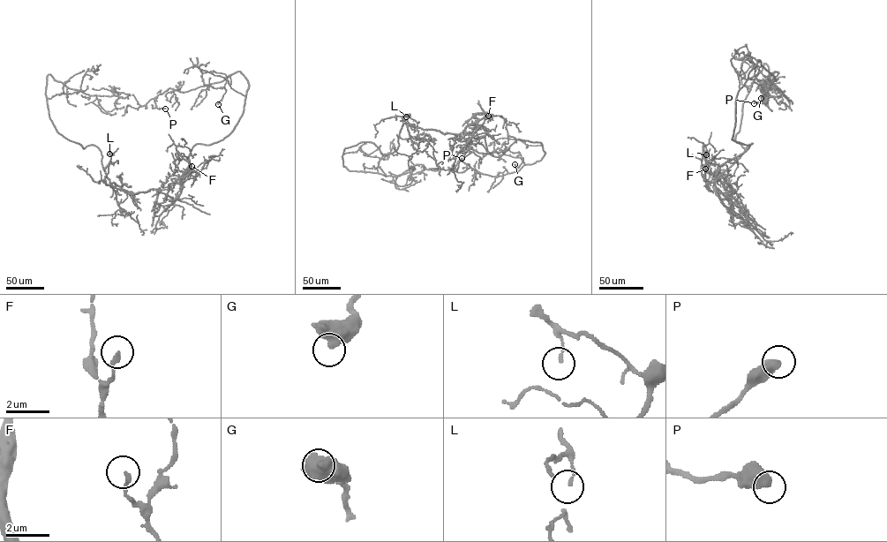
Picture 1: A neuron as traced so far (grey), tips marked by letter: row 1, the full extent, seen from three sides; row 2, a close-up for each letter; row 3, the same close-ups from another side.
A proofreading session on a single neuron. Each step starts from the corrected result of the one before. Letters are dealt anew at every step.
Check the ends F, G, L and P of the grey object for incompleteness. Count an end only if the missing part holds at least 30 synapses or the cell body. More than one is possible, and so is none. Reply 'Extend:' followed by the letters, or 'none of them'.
Extend: none of them

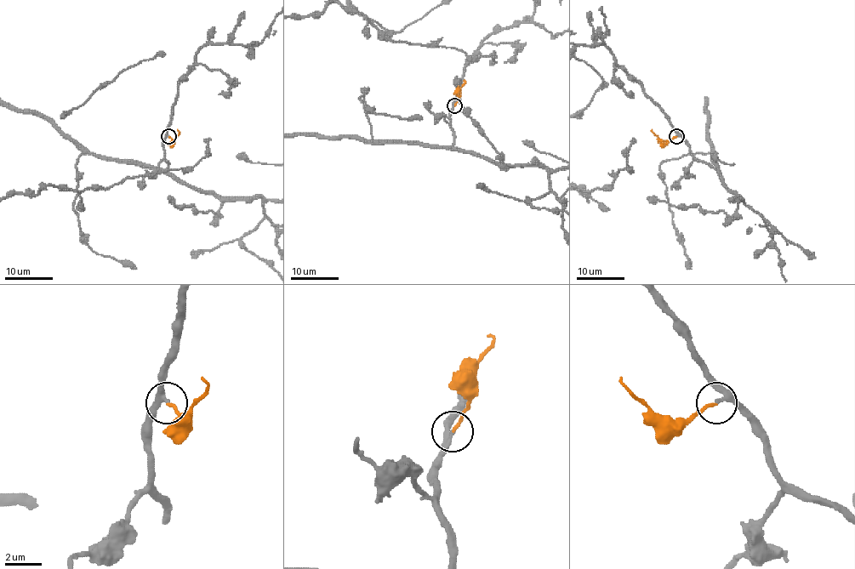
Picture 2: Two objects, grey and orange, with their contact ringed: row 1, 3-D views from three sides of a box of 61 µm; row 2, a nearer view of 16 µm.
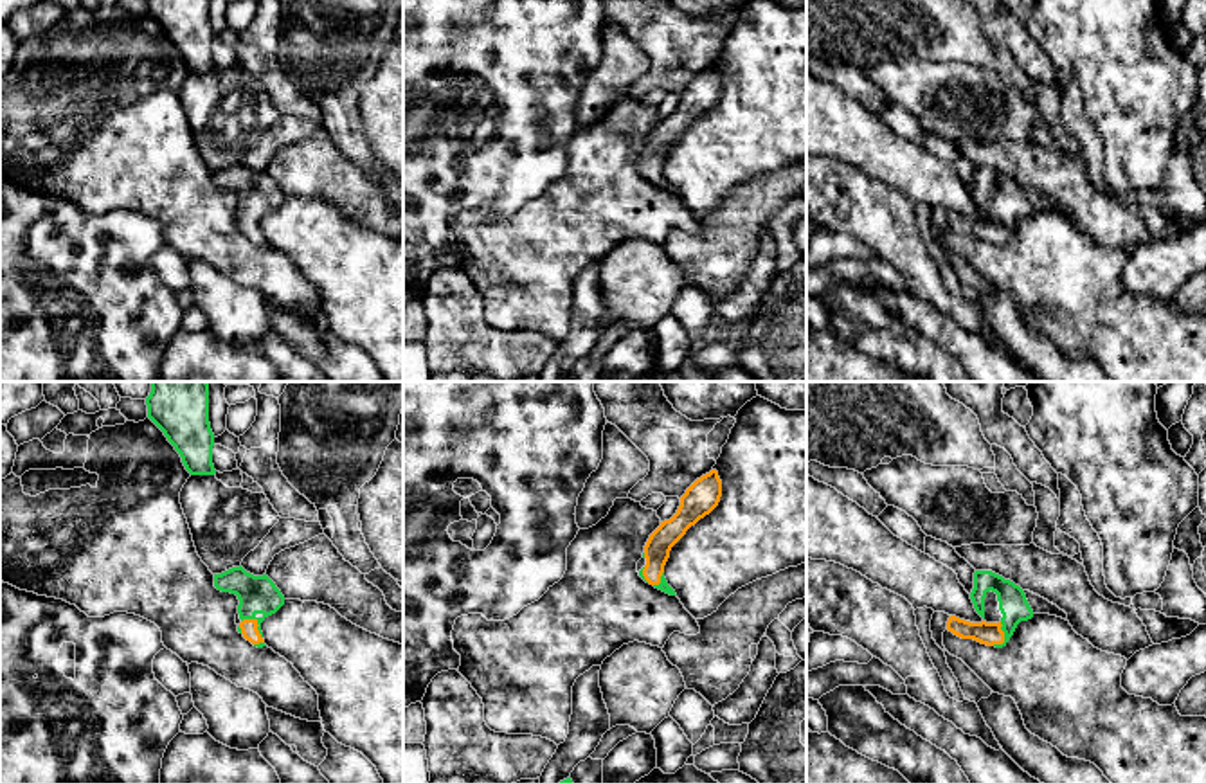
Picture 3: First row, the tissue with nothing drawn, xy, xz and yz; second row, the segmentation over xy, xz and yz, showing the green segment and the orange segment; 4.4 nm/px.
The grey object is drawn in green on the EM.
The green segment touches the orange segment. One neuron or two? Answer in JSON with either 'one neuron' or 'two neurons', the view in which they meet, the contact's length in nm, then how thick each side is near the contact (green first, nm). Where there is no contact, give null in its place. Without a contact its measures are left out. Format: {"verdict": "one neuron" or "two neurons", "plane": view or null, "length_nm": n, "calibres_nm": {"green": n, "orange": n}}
{"verdict": "one neuron", "plane": "xy", "length_nm": 130, "calibres_nm": {"green": 180, "orange": 80}}

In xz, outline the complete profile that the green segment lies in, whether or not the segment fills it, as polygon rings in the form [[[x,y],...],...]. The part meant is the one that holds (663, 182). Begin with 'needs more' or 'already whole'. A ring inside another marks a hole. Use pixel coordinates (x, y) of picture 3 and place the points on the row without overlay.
needs more; [[[716,67],[702,72],[686,86],[677,110],[670,117],[661,119],[644,142],[643,155],[646,162],[639,167],[639,173],[646,180],[670,193],[677,193],[664,175],[664,162],[670,155],[670,148],[691,122],[718,103],[720,94],[722,77]]]

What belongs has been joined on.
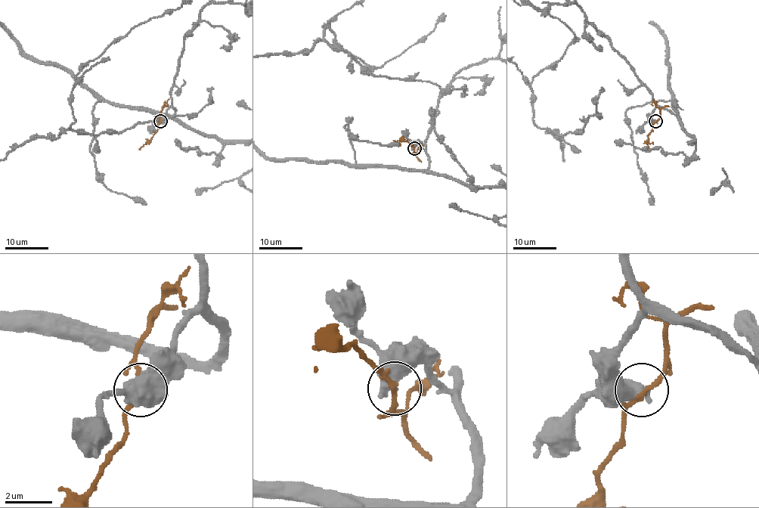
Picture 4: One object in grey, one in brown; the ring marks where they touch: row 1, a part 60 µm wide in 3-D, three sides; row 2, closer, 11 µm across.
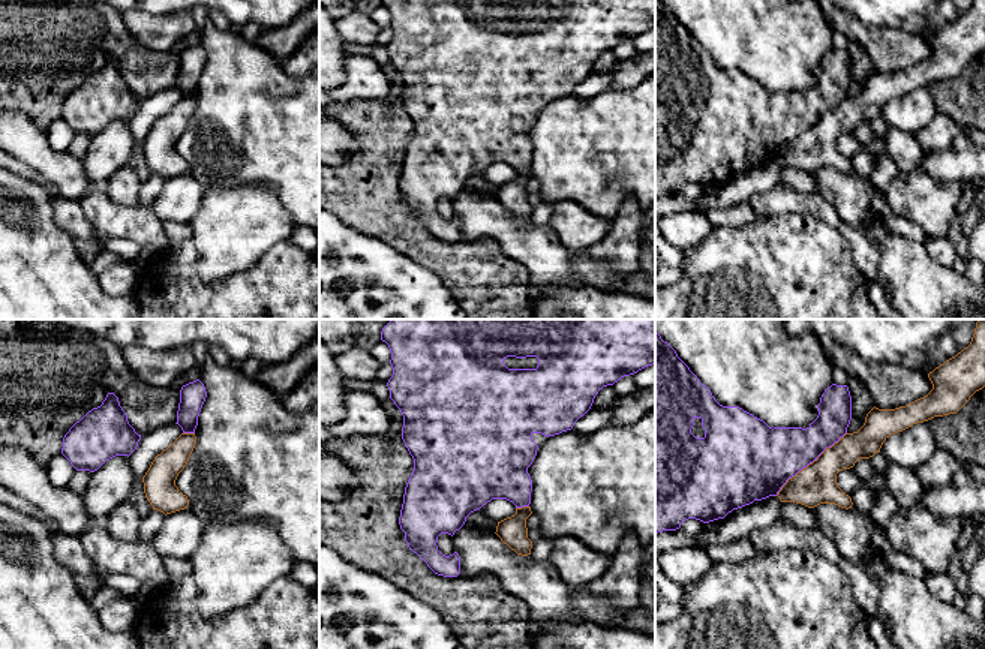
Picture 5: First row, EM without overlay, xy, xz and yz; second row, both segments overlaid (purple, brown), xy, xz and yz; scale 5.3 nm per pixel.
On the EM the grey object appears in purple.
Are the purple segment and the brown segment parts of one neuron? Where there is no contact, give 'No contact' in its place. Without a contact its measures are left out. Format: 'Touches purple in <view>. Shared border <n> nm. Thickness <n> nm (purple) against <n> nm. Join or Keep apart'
Touches purple in yz. Shared border 500 nm. Thickness 360 nm (purple) against 220 nm. Keep apart

